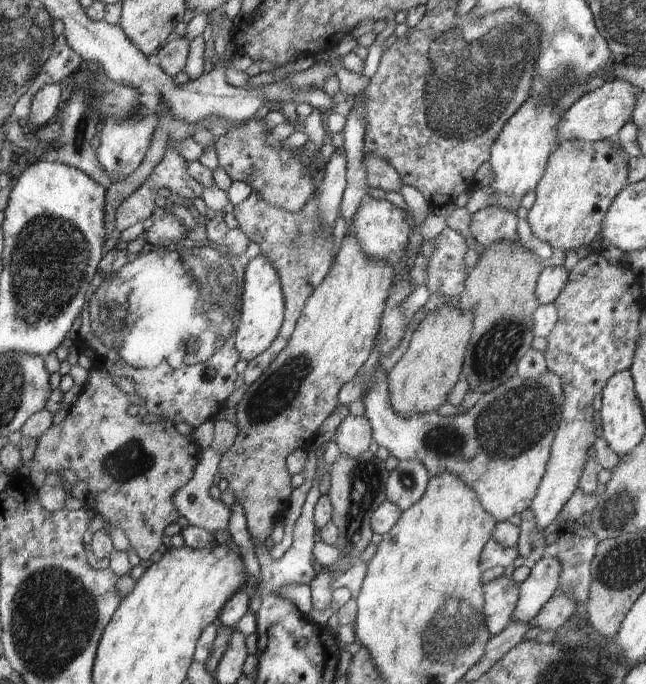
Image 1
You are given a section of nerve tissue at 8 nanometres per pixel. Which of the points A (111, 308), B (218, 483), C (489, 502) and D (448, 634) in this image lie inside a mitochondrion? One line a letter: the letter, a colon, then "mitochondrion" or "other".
A: mitochondrion
B: other
C: other
D: mitochondrion

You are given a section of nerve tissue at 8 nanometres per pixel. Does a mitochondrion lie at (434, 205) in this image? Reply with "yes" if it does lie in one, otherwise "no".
no

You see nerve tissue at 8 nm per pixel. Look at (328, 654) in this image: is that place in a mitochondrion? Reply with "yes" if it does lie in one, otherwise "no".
no

